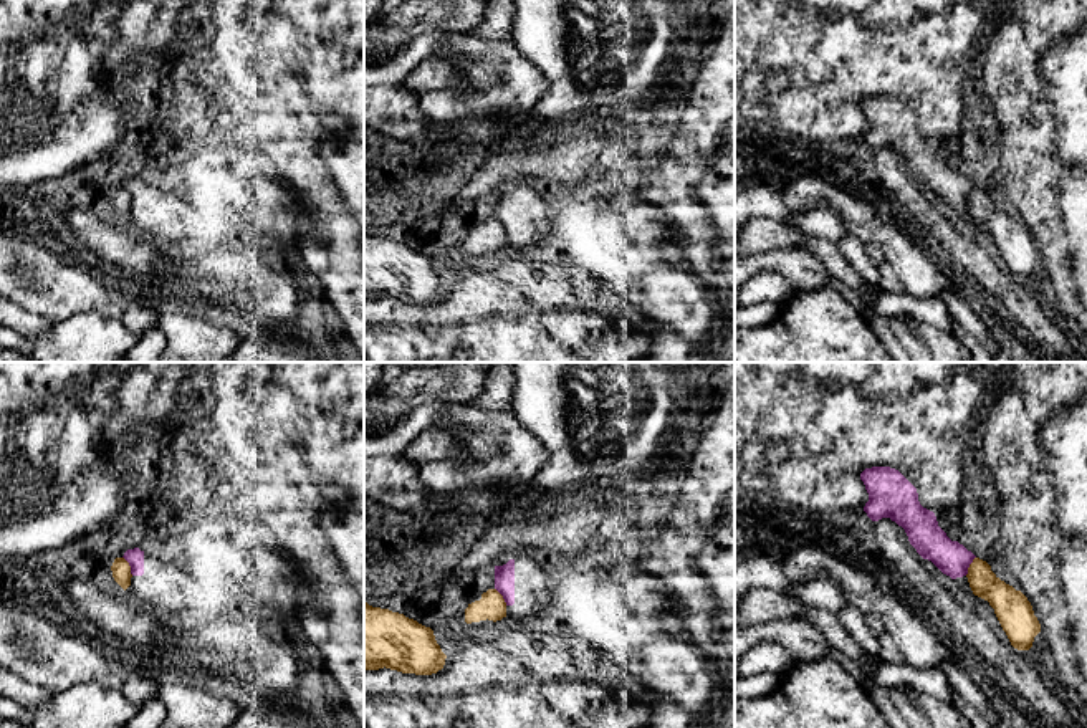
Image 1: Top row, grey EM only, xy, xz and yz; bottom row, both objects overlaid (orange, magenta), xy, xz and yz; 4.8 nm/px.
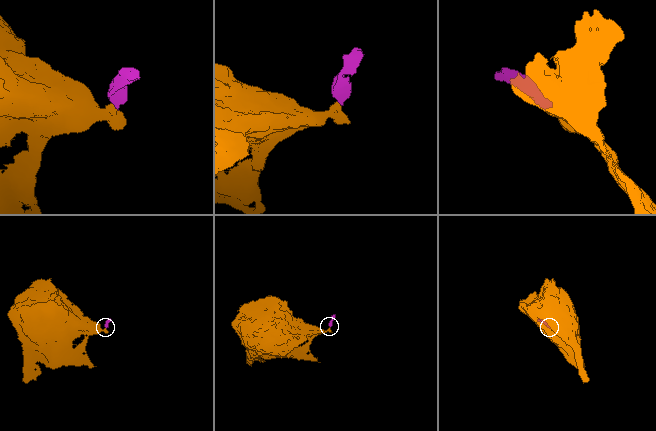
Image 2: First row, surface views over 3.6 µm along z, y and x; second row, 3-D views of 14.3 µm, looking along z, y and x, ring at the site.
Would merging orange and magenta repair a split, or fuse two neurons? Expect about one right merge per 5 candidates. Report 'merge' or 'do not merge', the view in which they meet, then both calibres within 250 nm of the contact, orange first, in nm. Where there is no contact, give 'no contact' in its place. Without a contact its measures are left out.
do not merge; meets orange in xy; 100 nm thick on the orange side, 80 nm on the other

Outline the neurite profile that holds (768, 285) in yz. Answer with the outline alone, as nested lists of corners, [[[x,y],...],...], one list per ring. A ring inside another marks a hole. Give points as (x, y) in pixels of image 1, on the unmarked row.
[[[764,270],[748,278],[738,286],[740,306],[751,306],[773,301],[784,306],[794,295],[791,283],[778,271]]]

